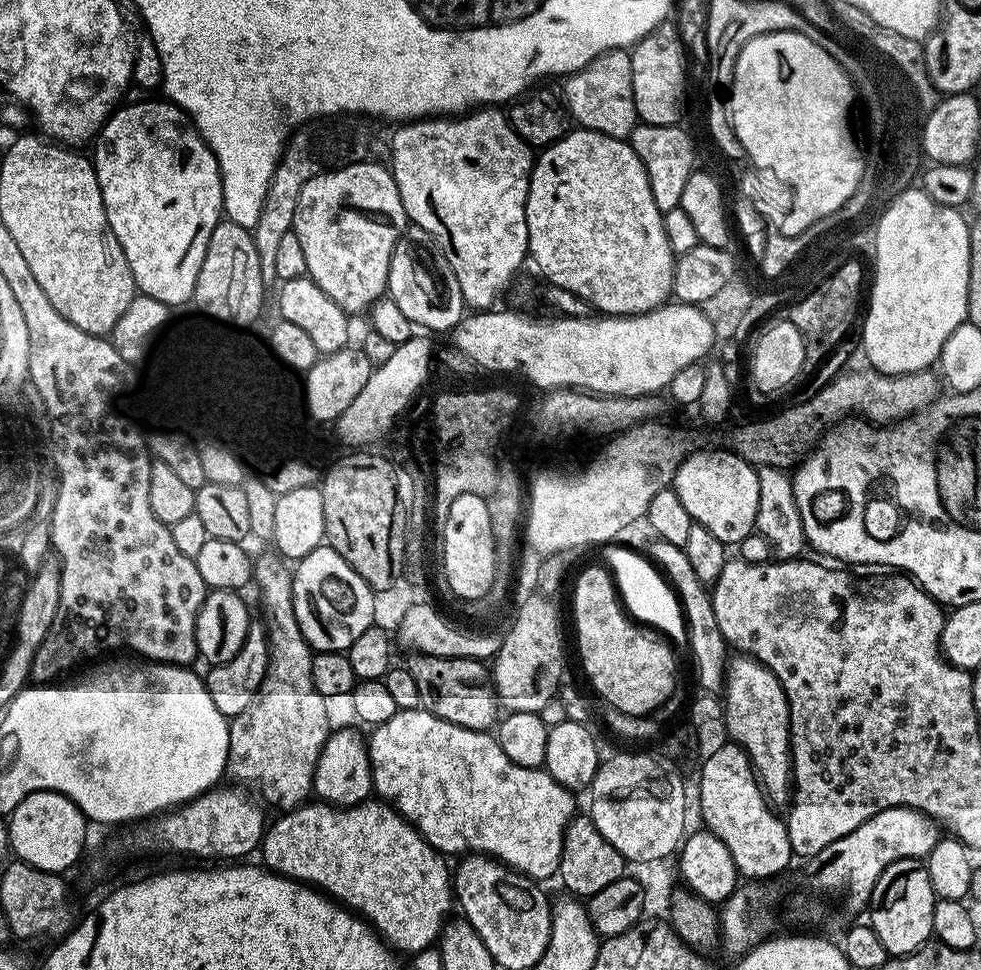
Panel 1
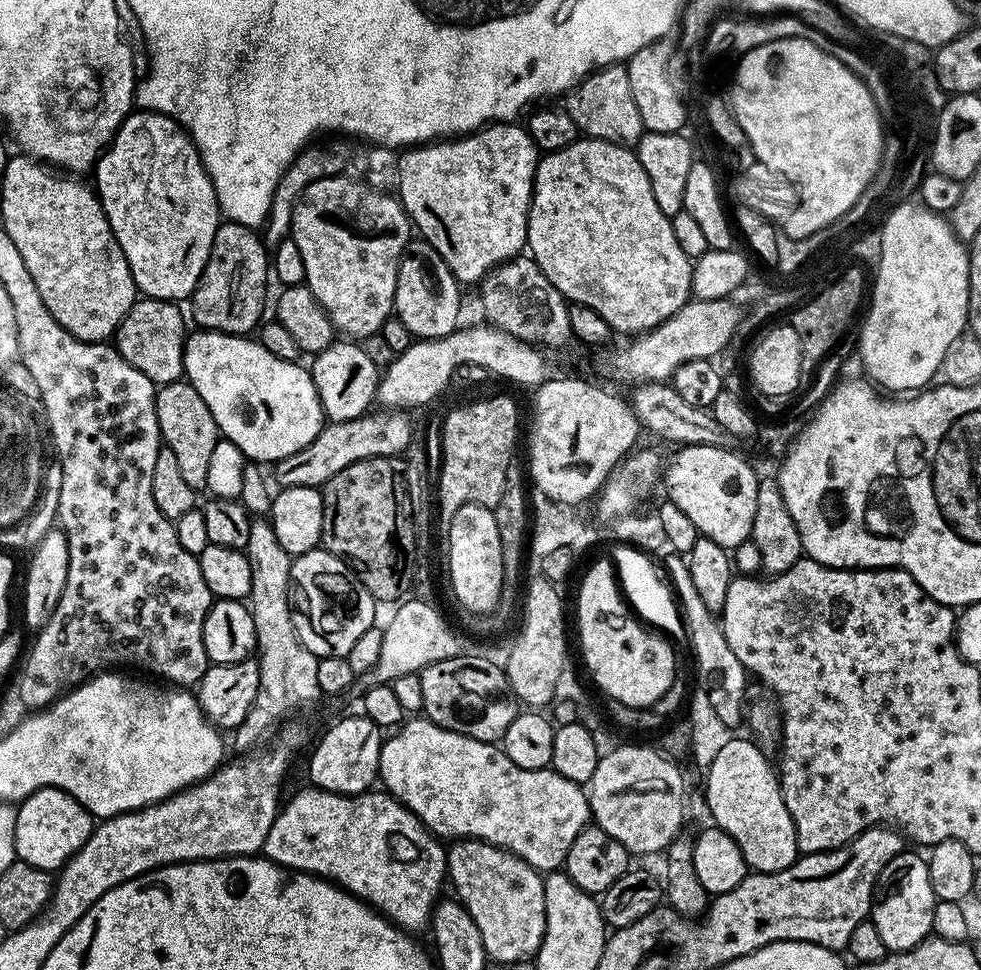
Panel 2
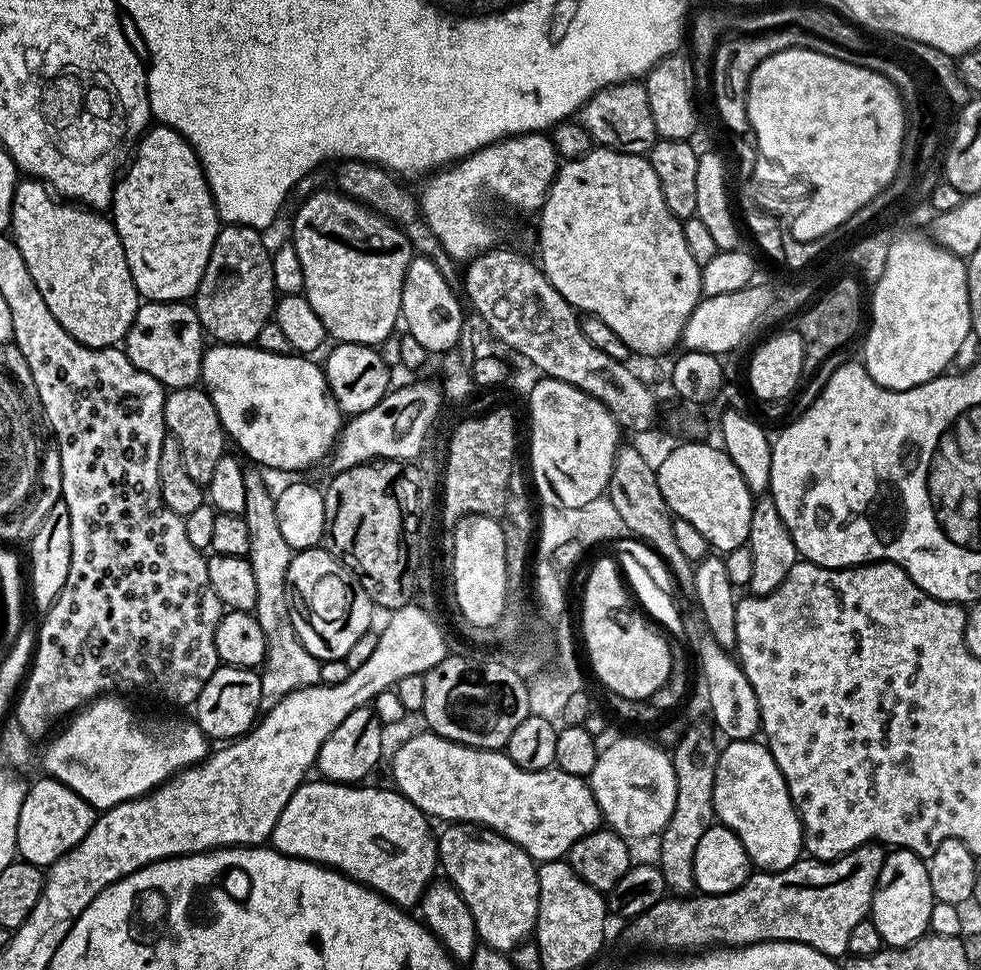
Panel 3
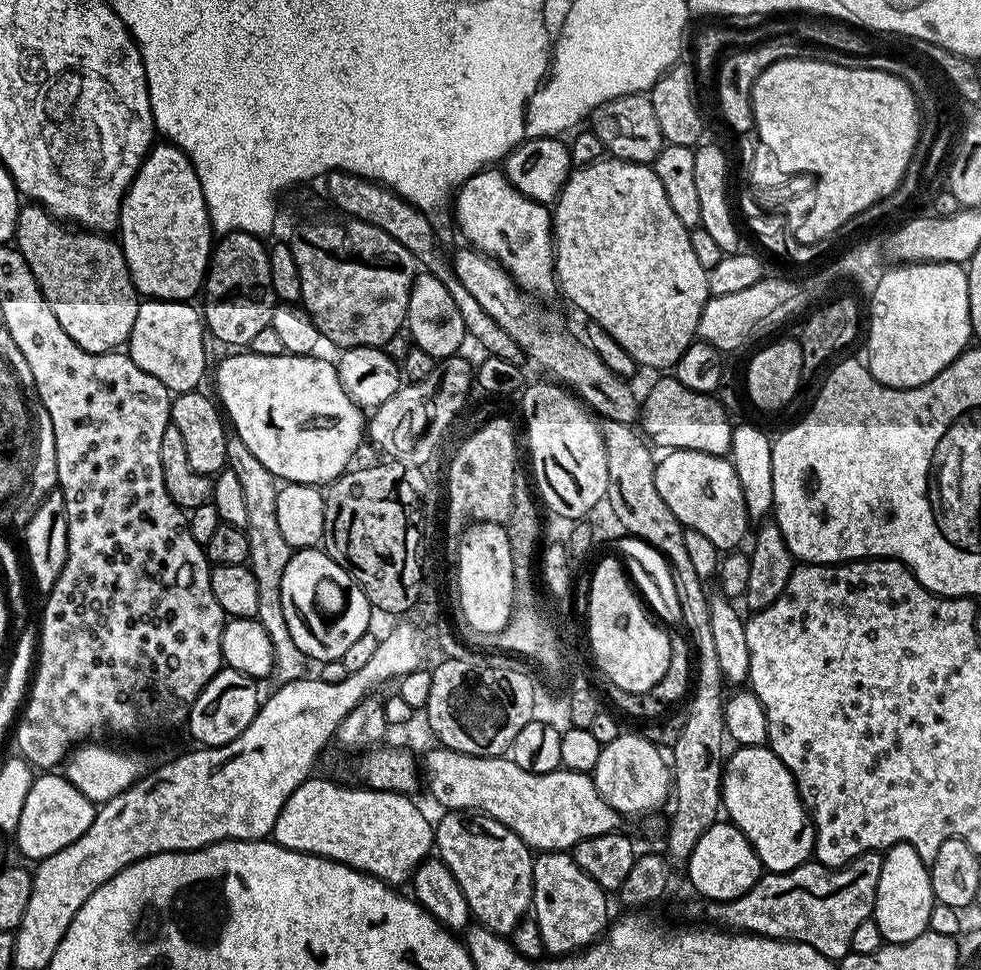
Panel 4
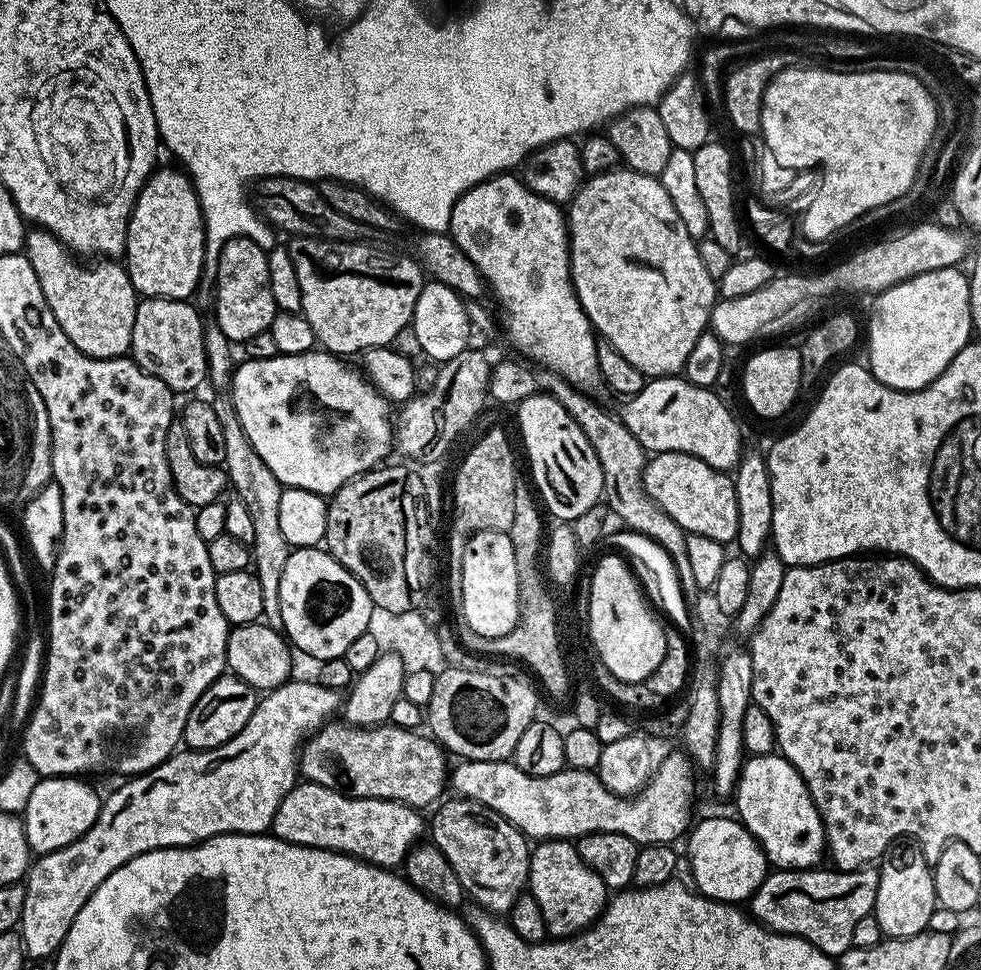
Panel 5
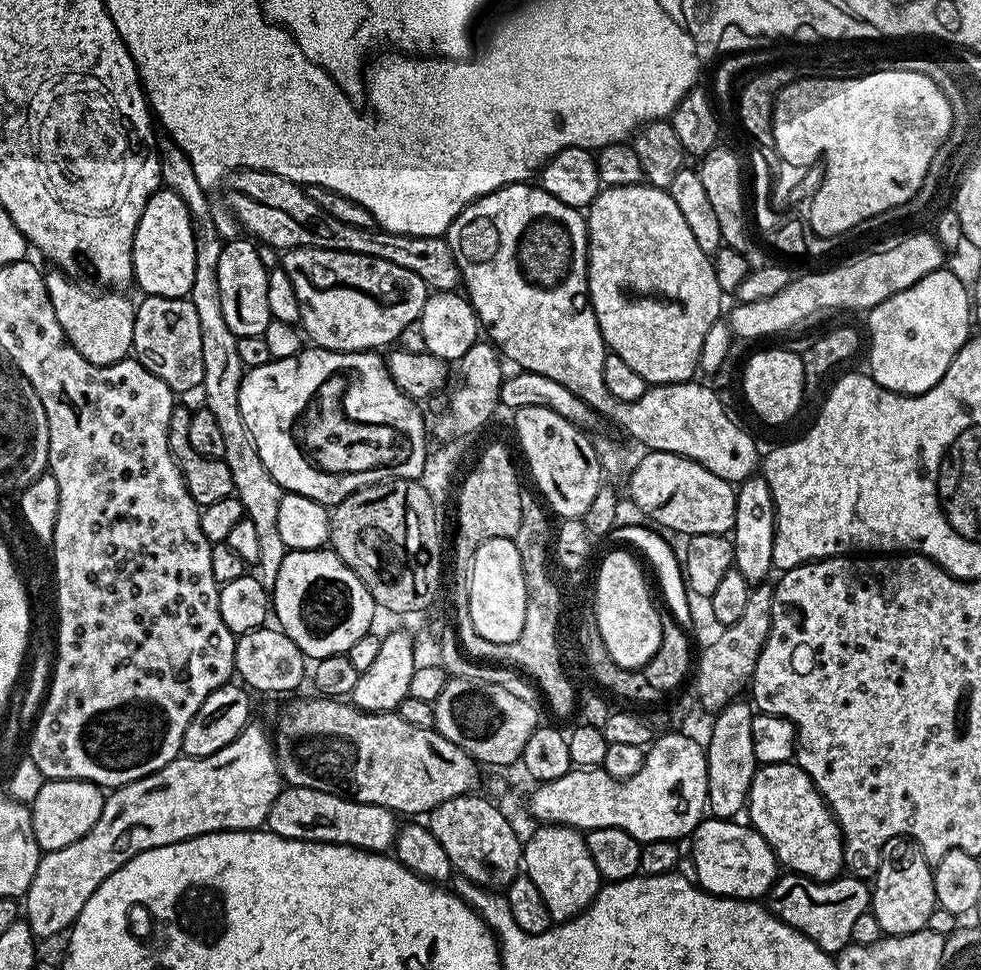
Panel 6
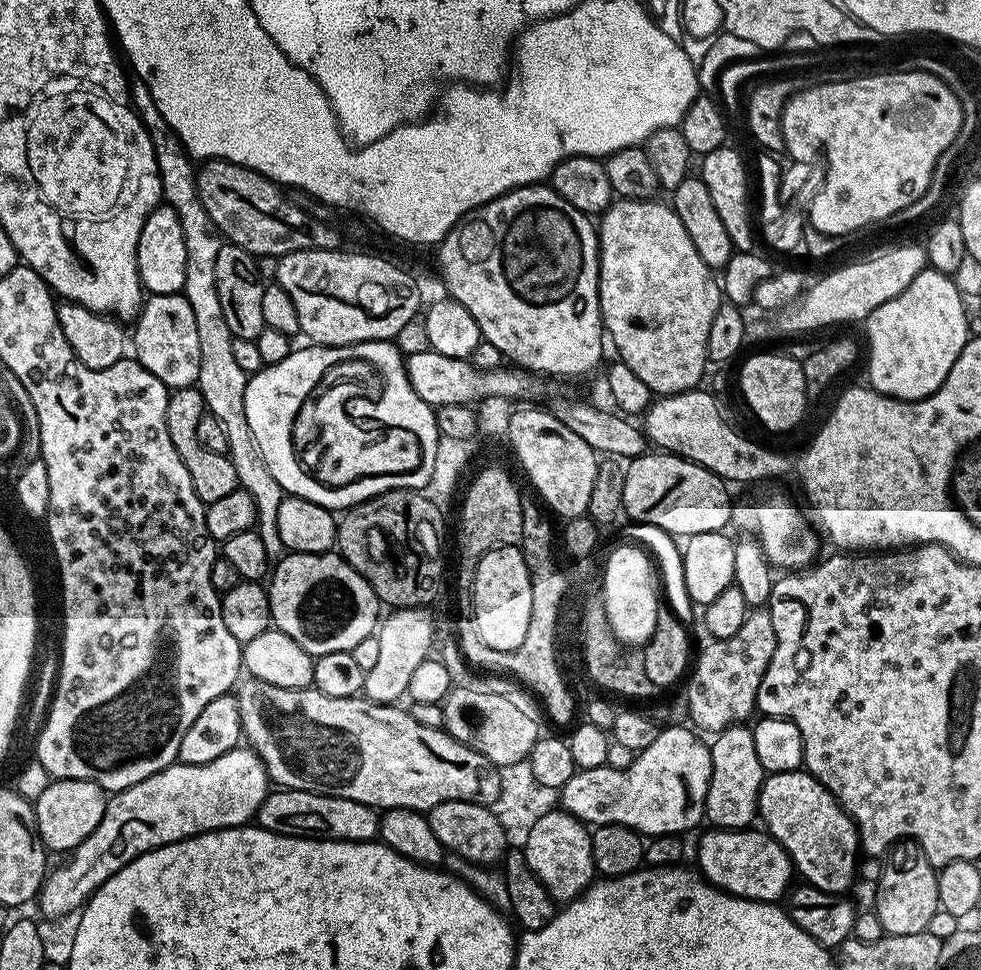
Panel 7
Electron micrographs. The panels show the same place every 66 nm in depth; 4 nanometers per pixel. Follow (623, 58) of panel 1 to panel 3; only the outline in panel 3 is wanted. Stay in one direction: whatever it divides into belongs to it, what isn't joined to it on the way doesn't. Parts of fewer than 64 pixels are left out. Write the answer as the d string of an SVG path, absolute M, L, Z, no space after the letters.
M640 82L611 84L609 88L598 90L580 109L578 120L597 145L615 148L618 152L629 152L635 156L648 154L658 139L654 114L650 114L650 98Z

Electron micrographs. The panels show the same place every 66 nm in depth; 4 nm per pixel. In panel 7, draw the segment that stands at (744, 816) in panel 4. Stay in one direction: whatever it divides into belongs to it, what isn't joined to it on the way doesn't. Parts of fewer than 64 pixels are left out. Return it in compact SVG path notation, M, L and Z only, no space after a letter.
M806 770L765 775L758 816L764 819L768 835L788 852L793 869L799 875L801 872L811 887L844 894L858 880L860 835L856 833L856 822Z

